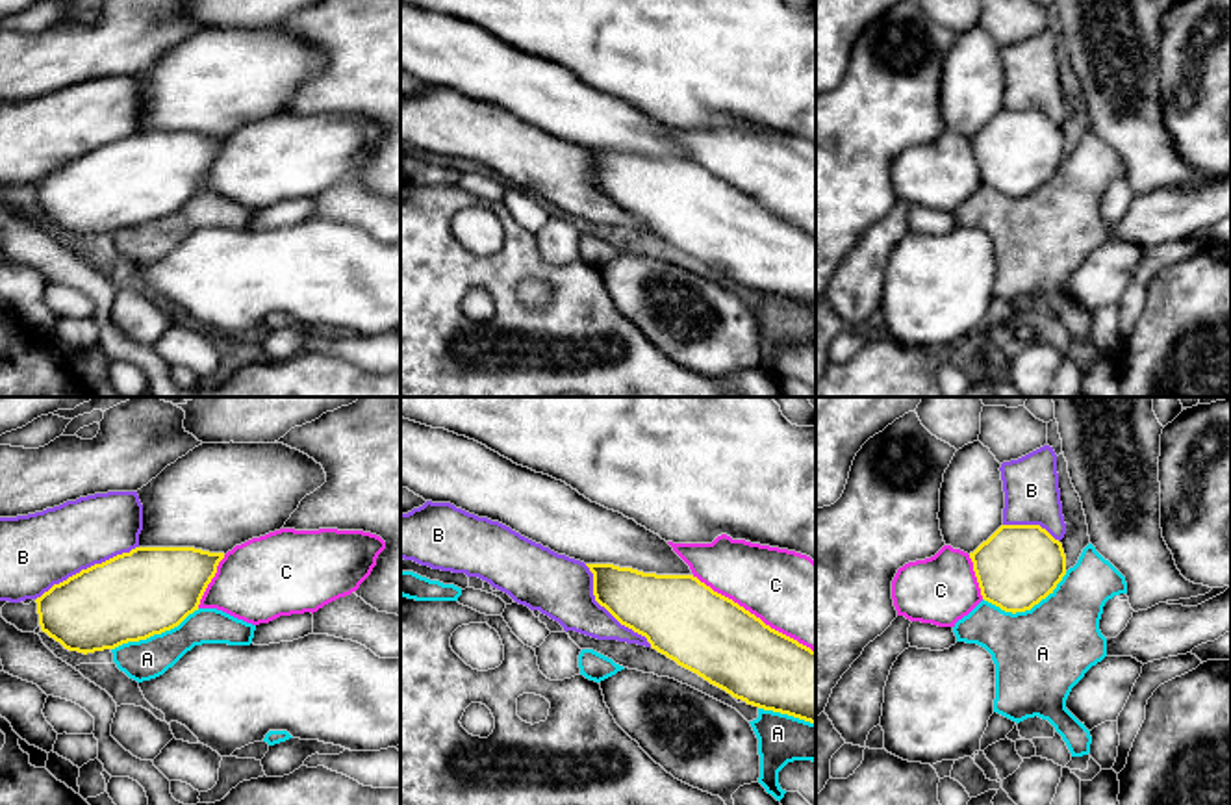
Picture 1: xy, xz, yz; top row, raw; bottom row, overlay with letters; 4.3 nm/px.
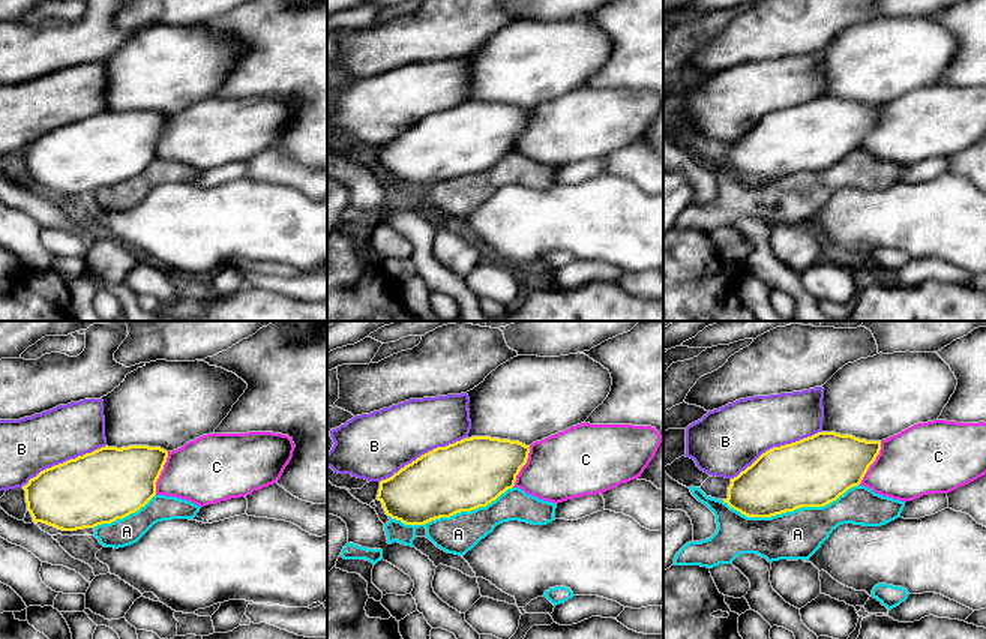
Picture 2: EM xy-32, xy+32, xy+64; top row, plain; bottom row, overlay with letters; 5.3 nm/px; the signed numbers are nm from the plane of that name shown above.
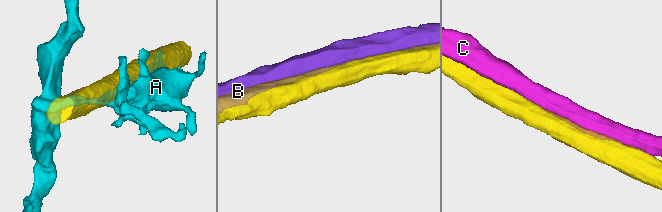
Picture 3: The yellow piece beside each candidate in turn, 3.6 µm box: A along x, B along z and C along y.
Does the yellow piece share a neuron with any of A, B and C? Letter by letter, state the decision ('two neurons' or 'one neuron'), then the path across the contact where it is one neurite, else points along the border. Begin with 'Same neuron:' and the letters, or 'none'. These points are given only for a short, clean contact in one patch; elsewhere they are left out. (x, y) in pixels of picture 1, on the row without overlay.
Same neuron: none
A: two neurons
B: two neurons
C: two neurons

